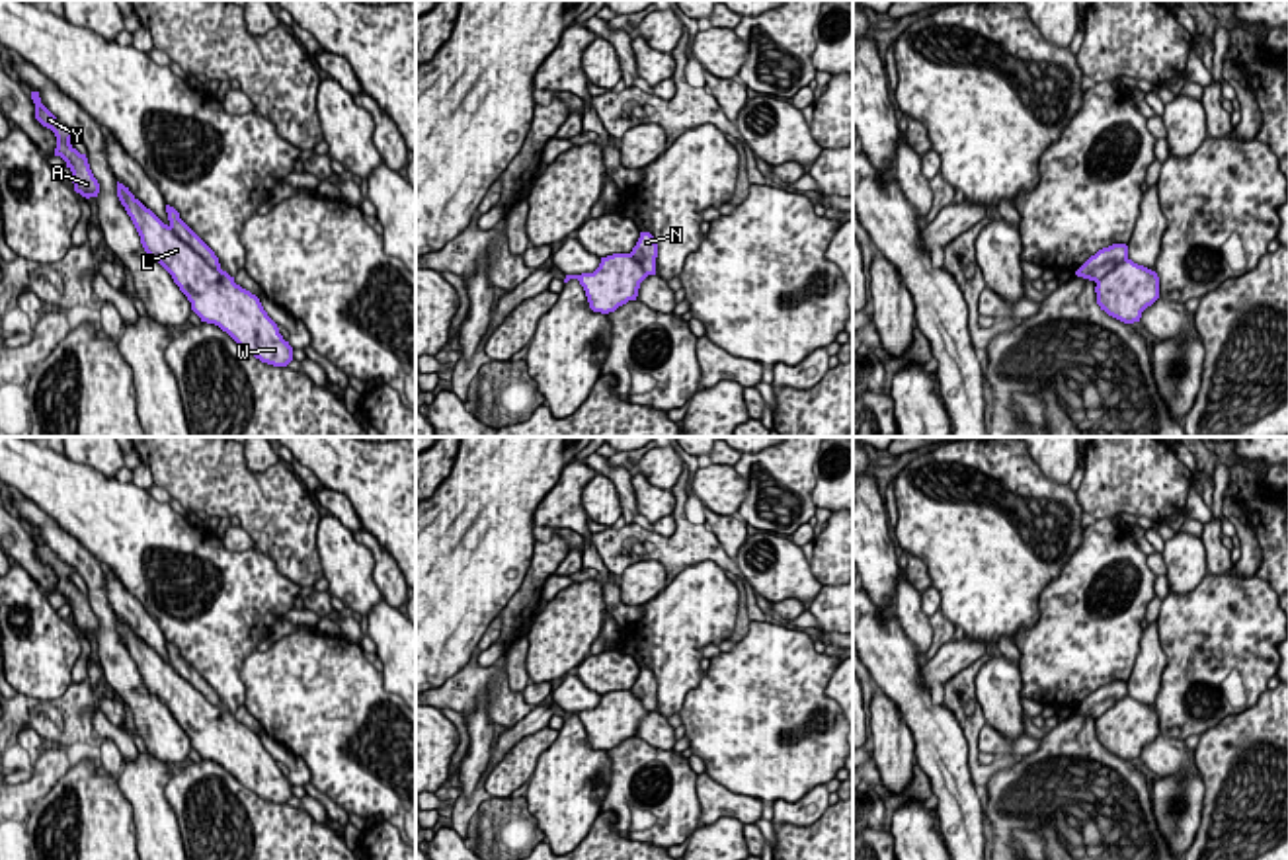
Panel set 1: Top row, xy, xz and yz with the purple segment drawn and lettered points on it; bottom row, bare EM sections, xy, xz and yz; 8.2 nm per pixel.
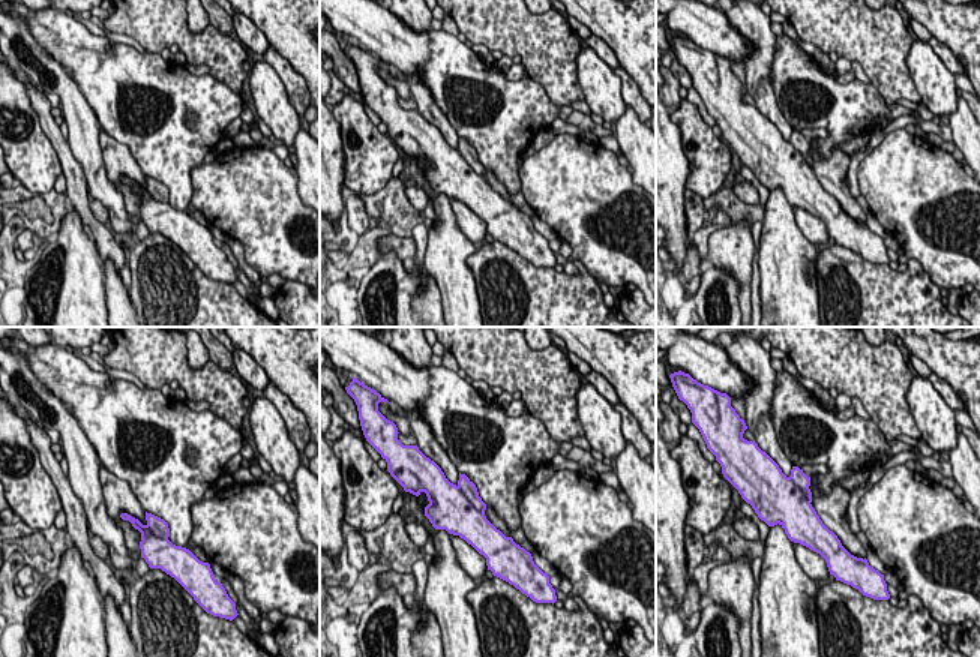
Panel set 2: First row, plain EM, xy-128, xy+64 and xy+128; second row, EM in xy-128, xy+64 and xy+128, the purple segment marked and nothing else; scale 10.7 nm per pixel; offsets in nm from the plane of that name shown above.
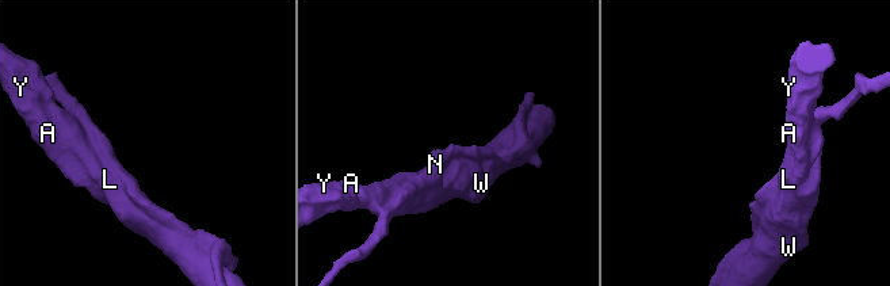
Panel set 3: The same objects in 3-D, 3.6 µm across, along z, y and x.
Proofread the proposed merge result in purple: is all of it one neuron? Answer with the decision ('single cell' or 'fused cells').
fused cells

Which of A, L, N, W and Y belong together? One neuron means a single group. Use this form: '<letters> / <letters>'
A L W Y / N

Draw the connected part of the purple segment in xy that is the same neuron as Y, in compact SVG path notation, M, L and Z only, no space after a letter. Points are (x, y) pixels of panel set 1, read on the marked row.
M31 92L31 99L35 103L35 119L57 137L55 156L60 156L66 162L66 168L72 172L74 191L86 199L98 197L100 183L90 170L86 154L80 154L70 144L74 131L57 121L57 117L41 103L39 92Z

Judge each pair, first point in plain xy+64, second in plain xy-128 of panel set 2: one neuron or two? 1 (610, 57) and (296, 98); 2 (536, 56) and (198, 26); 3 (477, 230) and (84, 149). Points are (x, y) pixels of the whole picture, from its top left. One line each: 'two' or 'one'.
1: two
2: two
3: one

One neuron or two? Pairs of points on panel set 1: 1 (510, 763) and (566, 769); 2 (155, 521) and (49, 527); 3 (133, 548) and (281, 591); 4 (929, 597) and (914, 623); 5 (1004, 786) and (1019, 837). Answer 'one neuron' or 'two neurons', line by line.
1: two neurons
2: two neurons
3: one neuron
4: two neurons
5: two neurons

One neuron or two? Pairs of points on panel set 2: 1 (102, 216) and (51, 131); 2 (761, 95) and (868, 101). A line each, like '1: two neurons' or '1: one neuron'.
1: two neurons
2: two neurons

